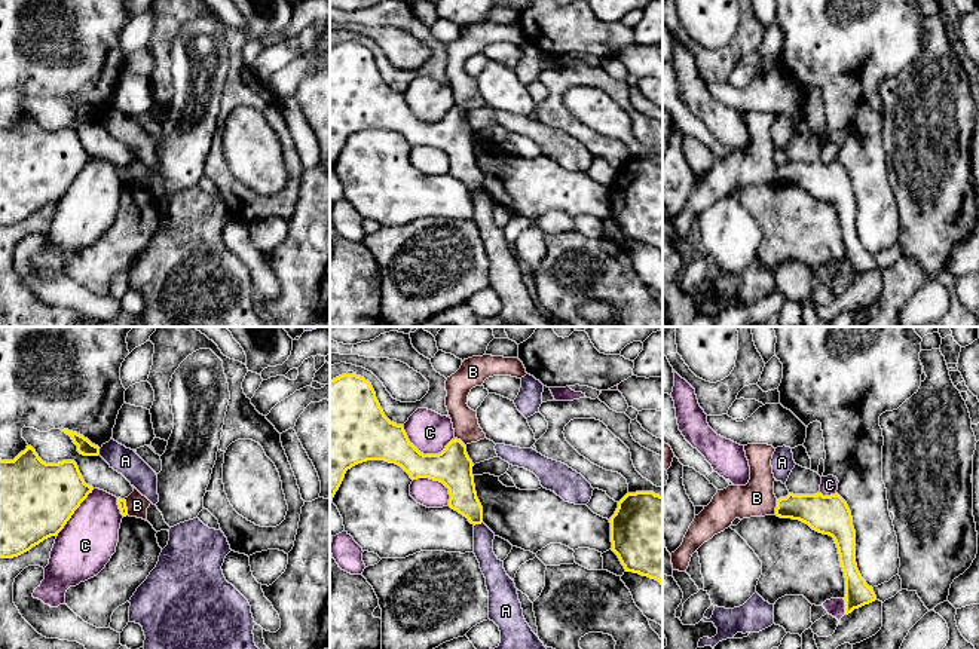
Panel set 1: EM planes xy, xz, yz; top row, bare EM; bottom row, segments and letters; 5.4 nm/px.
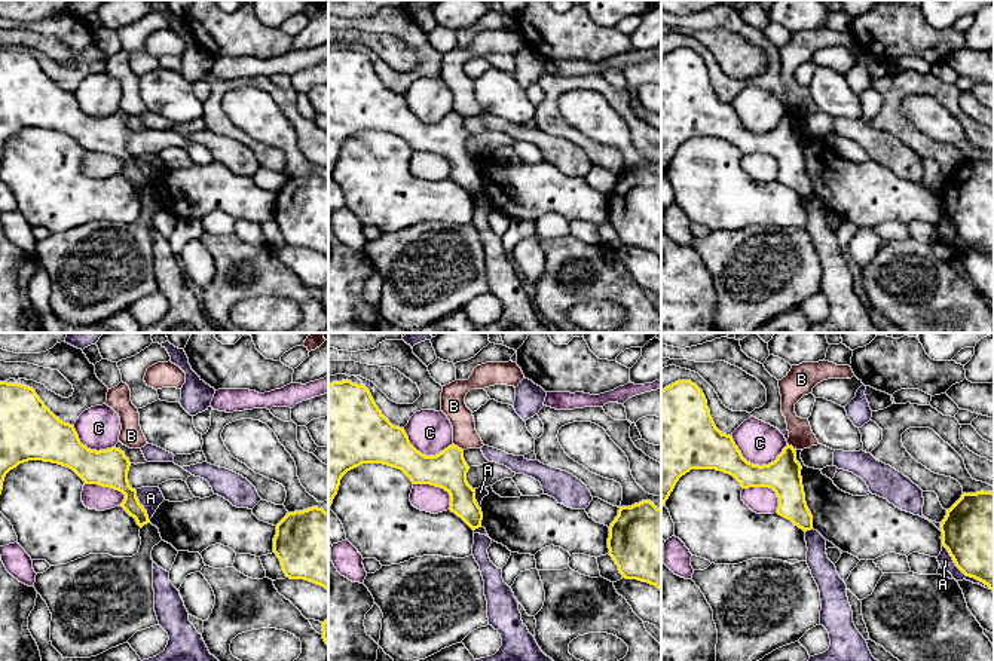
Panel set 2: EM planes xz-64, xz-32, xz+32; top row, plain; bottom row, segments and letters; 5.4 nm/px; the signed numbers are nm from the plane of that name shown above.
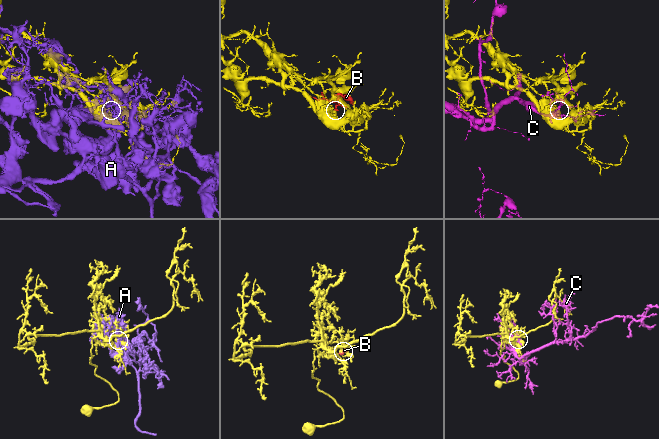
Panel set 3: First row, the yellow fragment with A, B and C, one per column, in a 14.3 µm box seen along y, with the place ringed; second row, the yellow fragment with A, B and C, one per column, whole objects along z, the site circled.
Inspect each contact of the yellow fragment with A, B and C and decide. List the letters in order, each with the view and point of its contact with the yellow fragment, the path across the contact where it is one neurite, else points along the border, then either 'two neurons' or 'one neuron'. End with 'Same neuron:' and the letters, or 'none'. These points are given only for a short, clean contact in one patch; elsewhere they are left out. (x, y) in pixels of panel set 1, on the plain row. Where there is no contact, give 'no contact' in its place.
A: contact xz (477, 190); two neurons
B: contact xy (125, 174); two neurons
C: contact xz (425, 122); two neurons
Same neuron: none

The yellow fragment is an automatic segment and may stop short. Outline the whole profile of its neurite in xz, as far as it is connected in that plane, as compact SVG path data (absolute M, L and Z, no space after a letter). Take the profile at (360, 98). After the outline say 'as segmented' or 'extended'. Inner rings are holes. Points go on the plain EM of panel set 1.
M342 42L330 48L330 168L346 138L367 128L395 131L412 147L443 150L449 156L449 174L474 193L483 190L466 113L455 105L438 122L420 120L404 94L385 83L371 50L357 42Z; as segmented

